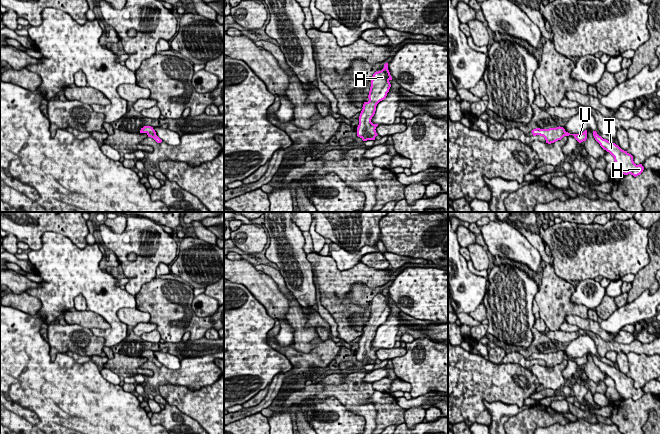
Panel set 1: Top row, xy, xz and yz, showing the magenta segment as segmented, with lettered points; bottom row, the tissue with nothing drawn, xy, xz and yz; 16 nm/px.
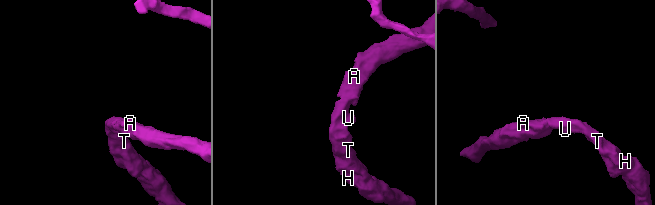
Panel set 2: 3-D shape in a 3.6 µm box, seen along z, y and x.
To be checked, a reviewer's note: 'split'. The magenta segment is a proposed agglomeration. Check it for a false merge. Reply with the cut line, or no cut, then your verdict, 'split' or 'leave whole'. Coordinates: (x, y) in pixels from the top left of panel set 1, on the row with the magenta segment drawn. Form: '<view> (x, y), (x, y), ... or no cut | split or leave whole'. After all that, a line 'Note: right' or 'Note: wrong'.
no cut | leave whole
Note: wrong

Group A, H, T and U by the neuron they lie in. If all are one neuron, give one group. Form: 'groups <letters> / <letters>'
groups A H T U

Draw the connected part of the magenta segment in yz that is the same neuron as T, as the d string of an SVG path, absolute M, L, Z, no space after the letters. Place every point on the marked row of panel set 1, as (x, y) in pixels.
M593 131L593 136L603 149L614 157L615 165L621 173L624 175L631 174L636 177L643 172L644 167L642 164L636 165L633 161L633 156L627 151L622 150L615 143L603 139L596 131Z

